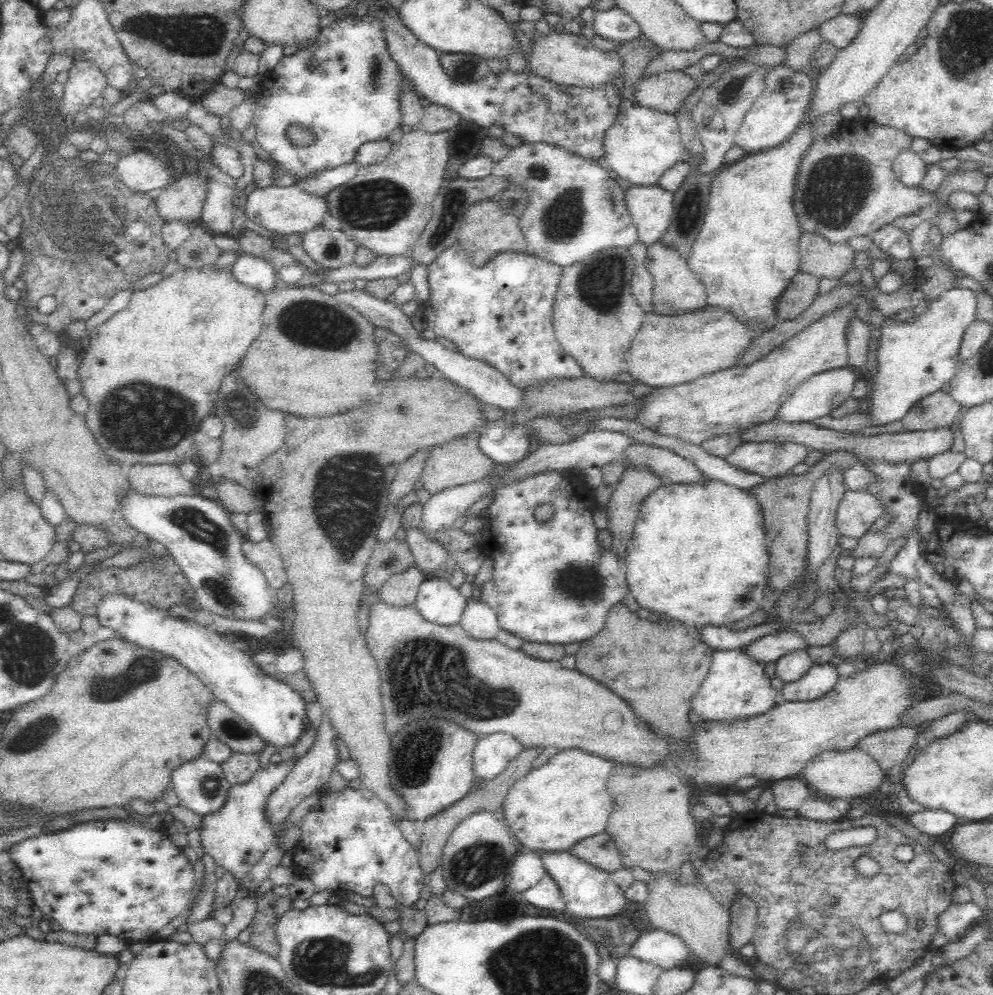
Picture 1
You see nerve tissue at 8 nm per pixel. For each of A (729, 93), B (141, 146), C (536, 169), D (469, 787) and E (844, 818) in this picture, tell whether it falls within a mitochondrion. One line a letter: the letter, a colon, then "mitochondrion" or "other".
A: mitochondrion
B: other
C: mitochondrion
D: other
E: other

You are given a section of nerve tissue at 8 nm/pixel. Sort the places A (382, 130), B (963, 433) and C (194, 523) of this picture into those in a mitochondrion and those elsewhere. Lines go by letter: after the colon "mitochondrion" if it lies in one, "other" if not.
A: other
B: other
C: mitochondrion

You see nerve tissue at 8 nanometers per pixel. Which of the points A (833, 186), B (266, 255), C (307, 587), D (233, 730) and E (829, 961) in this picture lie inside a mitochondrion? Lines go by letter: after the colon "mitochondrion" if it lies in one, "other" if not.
A: mitochondrion
B: other
C: other
D: other
E: mitochondrion

